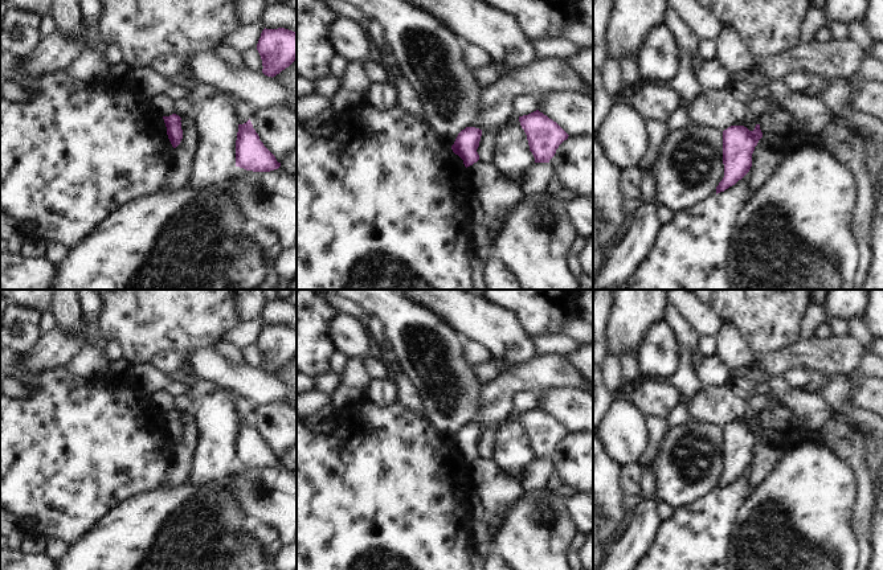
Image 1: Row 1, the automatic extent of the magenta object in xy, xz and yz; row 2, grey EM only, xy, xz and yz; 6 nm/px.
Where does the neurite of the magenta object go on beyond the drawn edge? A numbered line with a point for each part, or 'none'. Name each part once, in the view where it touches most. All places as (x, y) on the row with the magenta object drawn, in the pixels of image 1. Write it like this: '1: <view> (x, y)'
none

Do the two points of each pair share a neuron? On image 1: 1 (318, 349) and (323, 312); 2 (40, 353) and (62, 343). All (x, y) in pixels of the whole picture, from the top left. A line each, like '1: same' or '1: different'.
1: same
2: same

